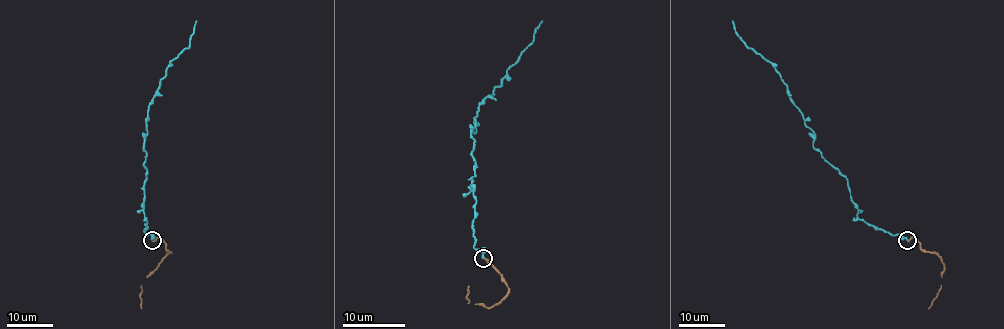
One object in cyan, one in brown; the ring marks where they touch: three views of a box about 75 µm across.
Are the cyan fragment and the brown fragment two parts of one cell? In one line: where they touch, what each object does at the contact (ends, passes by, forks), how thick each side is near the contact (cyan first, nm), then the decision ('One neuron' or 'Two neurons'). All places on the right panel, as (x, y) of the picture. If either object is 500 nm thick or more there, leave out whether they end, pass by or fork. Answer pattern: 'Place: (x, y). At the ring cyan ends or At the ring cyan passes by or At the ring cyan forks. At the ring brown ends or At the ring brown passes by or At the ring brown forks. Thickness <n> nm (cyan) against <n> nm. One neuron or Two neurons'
Place: (907, 240). At the ring cyan ends. At the ring brown ends. Thickness 220 nm (cyan) against 240 nm. One neuron

